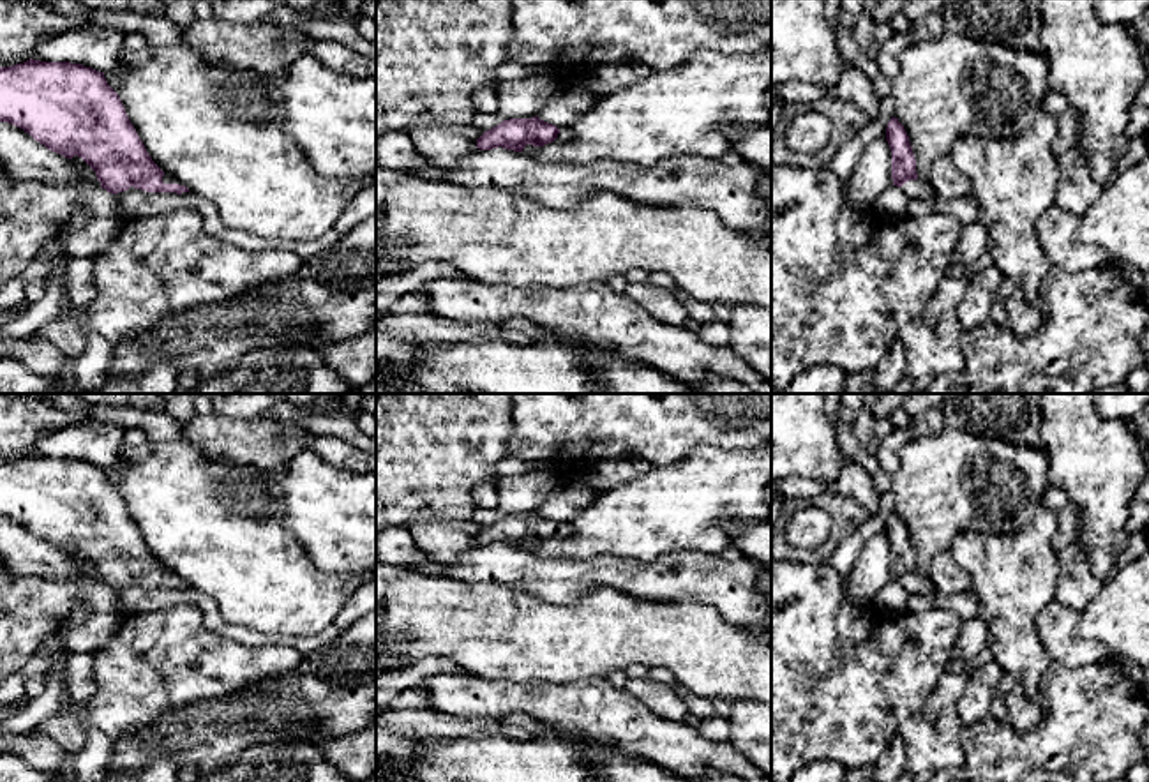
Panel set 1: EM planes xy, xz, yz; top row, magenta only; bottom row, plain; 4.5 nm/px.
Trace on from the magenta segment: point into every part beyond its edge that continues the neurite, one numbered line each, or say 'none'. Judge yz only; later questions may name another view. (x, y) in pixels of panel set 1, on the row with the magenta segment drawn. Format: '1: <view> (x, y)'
1: yz (915, 189)

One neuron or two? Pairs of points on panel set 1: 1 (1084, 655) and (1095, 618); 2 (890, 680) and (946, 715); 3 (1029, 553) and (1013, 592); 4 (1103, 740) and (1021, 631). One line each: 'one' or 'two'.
1: two
2: two
3: one
4: two

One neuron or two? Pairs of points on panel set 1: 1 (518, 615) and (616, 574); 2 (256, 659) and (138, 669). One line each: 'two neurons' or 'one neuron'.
1: two neurons
2: one neuron

